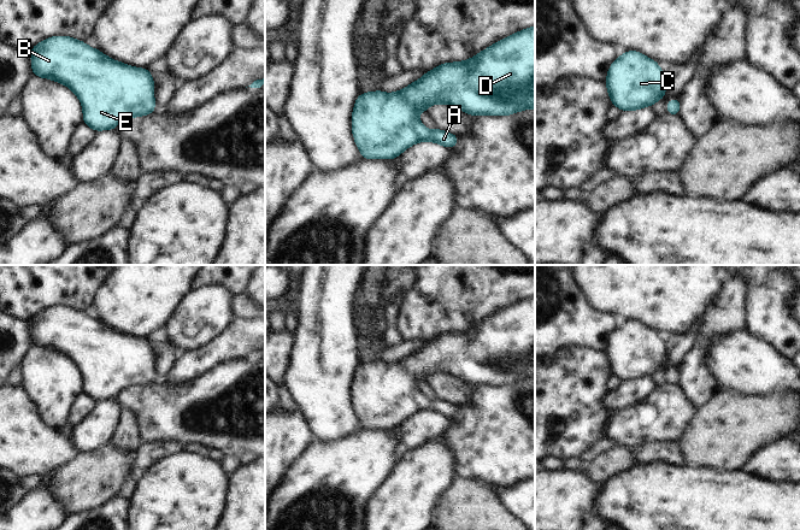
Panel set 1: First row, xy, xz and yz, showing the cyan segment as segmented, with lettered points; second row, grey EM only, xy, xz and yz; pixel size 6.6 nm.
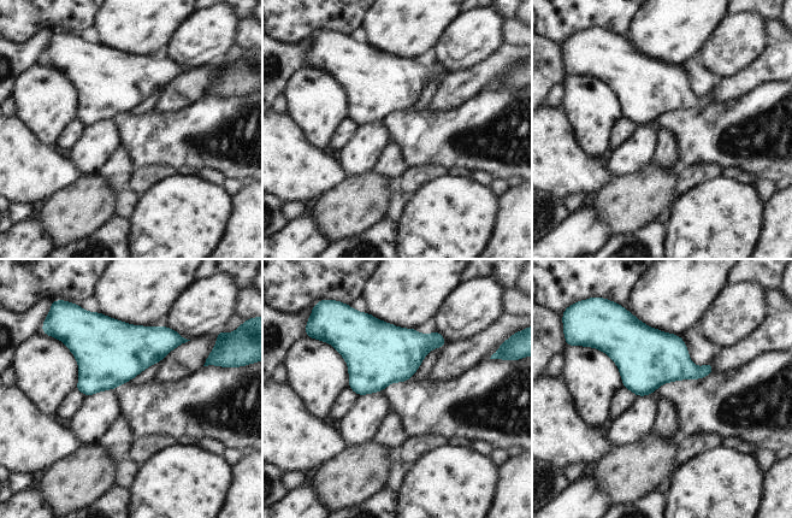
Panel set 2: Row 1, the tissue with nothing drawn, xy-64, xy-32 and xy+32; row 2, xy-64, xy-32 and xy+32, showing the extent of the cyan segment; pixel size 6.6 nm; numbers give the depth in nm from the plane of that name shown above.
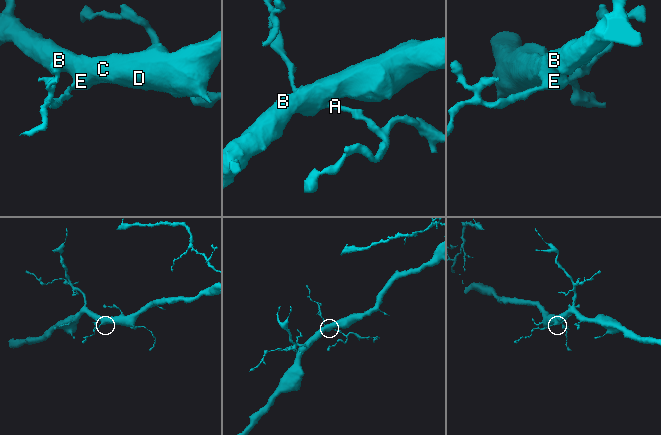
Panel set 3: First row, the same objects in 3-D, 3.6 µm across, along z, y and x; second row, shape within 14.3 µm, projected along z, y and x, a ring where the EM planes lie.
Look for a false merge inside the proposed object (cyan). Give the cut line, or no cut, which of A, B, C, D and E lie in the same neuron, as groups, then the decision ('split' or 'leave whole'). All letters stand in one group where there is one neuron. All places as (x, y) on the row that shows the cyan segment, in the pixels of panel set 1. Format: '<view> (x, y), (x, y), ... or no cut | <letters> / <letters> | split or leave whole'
no cut | A B C D E | leave whole

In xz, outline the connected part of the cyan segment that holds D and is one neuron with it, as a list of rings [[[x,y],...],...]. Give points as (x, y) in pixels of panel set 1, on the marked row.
[[[535,26],[520,30],[483,49],[473,58],[459,63],[445,63],[425,72],[424,76],[408,84],[406,89],[387,94],[382,90],[360,93],[352,113],[352,132],[360,155],[365,159],[395,159],[410,146],[430,141],[453,148],[459,137],[445,130],[428,130],[417,118],[417,113],[427,113],[433,104],[449,104],[471,116],[508,116],[518,111],[535,108]]]

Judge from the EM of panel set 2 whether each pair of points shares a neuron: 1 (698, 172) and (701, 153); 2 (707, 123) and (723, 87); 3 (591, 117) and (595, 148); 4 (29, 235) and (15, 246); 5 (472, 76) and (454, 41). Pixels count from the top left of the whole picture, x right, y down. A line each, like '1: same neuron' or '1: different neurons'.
1: different neurons
2: different neurons
3: same neuron
4: same neuron
5: different neurons

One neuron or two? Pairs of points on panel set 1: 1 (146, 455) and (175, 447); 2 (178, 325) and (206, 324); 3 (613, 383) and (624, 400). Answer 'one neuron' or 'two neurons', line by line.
1: one neuron
2: one neuron
3: two neurons

